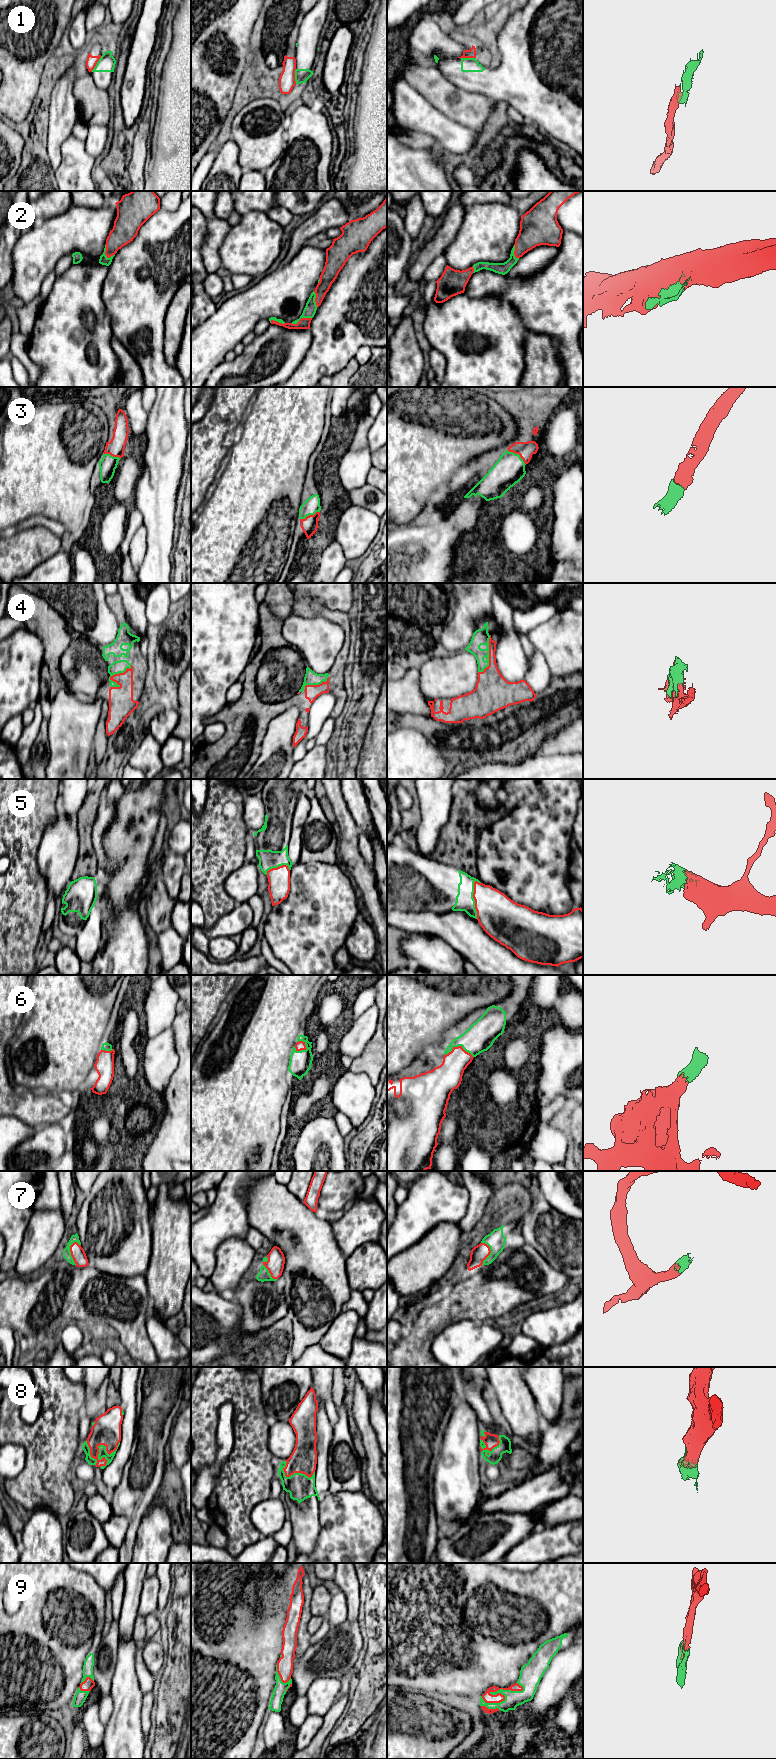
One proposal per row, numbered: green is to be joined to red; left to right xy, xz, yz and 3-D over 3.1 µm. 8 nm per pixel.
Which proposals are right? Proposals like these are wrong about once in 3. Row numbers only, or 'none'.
2, 3, 4, 5, 6, 7, 8, 9

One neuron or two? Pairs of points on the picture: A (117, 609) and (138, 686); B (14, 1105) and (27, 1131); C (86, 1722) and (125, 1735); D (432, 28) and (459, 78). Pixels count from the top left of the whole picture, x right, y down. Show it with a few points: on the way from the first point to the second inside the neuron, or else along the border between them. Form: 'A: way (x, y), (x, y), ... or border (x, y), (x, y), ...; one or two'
A: way (122, 628), (122, 638), (117, 644), (119, 667); one
B: border (10, 1115), (35, 1128); two
C: border (105, 1726), (105, 1735), (101, 1746); two
D: border (457, 56), (437, 57), (435, 55), (433, 58); two

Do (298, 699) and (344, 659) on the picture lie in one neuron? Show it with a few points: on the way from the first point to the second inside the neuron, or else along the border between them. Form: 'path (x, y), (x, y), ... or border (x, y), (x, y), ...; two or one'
path (310, 691), (317, 684), (323, 683), (335, 671); one

